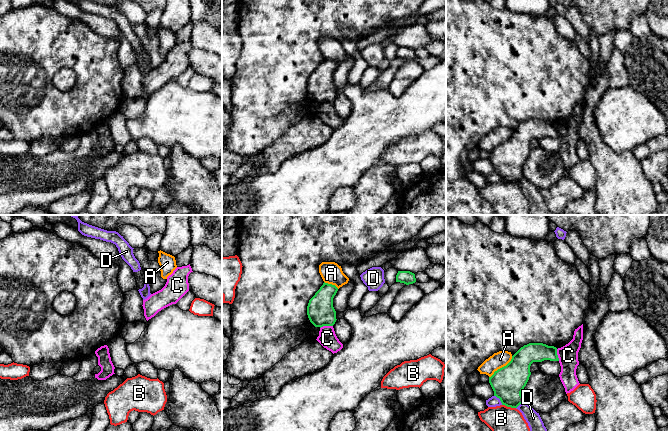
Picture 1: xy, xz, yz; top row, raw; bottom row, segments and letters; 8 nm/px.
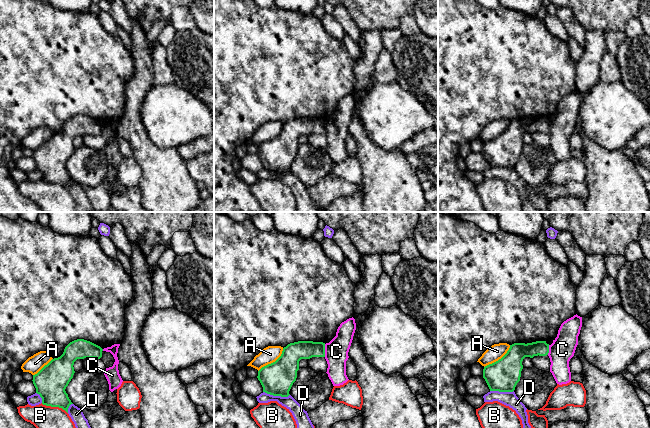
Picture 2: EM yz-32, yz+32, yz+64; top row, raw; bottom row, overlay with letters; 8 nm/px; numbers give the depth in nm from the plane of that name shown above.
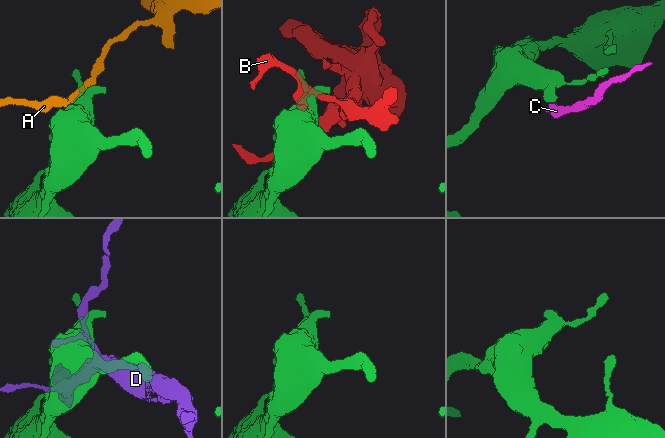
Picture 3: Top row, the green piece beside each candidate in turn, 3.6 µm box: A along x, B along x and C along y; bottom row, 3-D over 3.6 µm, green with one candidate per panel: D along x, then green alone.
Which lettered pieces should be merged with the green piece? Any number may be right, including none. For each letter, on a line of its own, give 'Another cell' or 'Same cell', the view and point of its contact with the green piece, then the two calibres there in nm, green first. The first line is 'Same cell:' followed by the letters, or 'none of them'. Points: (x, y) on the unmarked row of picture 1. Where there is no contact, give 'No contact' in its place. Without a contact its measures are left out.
Same cell: none of them
A: Another cell. Touches green at yz (502, 143). Thickness 260 nm (green) against 130 nm
B: Another cell. Touches green at yz (509, 182). Thickness 260 nm (green) against 280 nm
C: Another cell. Touches green at xz (326, 101). Thickness 220 nm (green) against 150 nm
D: Another cell. Touches green at yz (499, 174). Thickness 260 nm (green) against 80 nm

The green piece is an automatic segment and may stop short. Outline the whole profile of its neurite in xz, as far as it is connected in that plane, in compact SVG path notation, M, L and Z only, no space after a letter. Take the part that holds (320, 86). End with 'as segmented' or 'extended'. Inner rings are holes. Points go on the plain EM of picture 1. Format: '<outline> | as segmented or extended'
M323 59L320 65L309 76L307 91L315 103L333 102L336 98L336 87L333 74L338 64L335 61Z | as segmented

